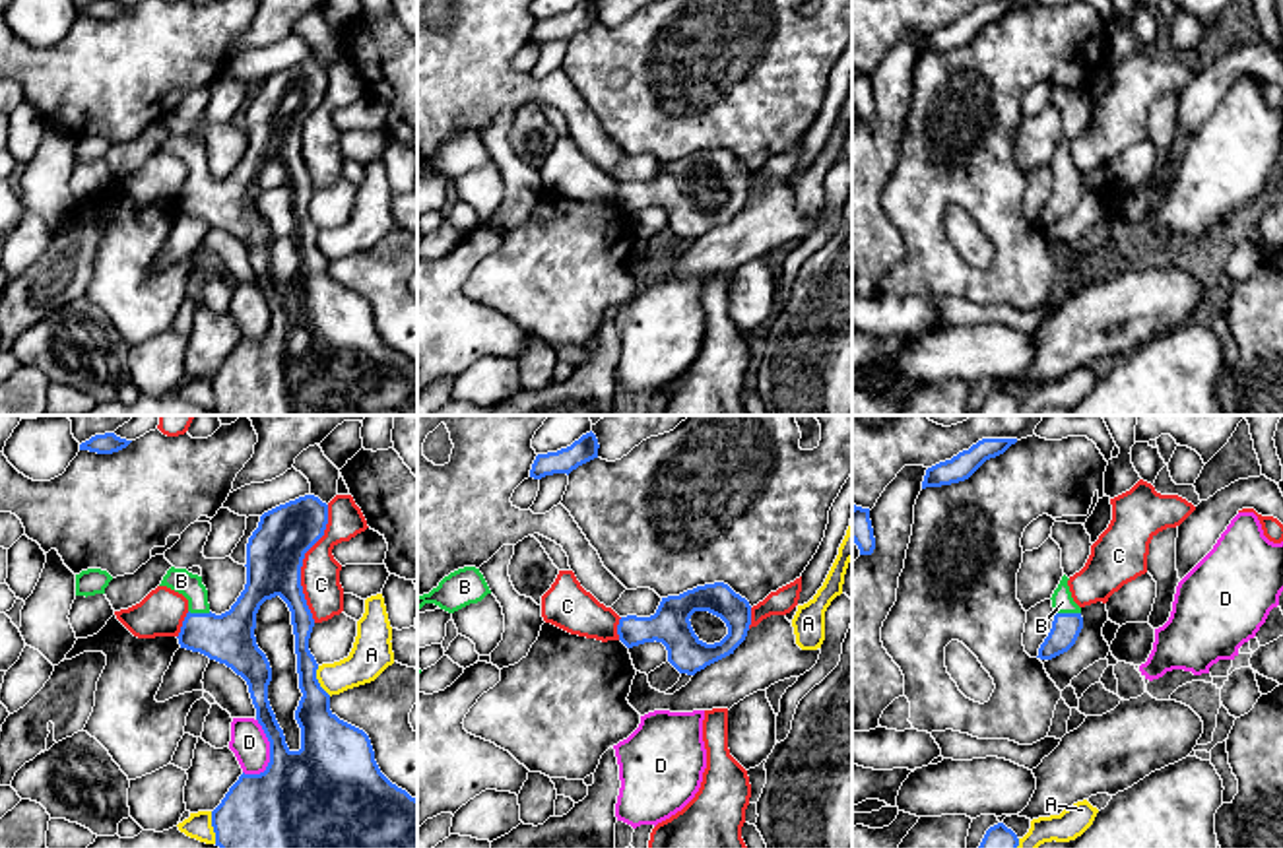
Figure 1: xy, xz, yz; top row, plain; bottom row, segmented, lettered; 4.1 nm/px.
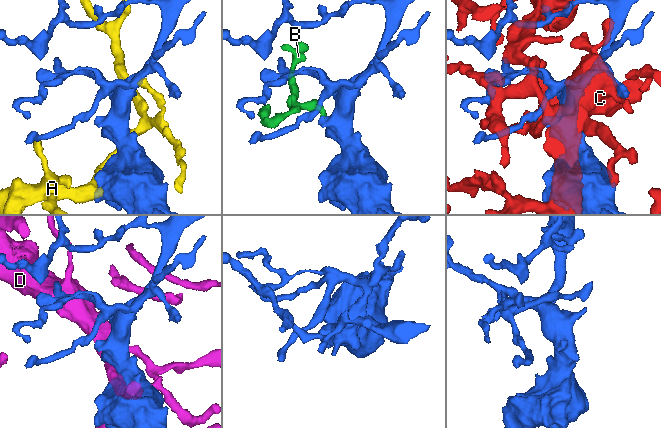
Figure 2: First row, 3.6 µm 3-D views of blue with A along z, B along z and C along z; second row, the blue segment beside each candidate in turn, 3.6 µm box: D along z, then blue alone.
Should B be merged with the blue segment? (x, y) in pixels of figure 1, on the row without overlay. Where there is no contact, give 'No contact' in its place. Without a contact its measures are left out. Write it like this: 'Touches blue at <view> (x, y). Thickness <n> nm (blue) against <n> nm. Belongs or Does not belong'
Touches blue at yz (1068, 179). Thickness 120 nm (blue) against 90 nm. Belongs

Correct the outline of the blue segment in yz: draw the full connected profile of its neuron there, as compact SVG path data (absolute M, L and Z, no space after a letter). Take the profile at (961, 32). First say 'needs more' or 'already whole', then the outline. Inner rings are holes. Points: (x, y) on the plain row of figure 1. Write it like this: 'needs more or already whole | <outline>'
already whole | M982 4L951 25L926 35L922 54L941 52L969 45L986 25L1003 19L1017 4Z

